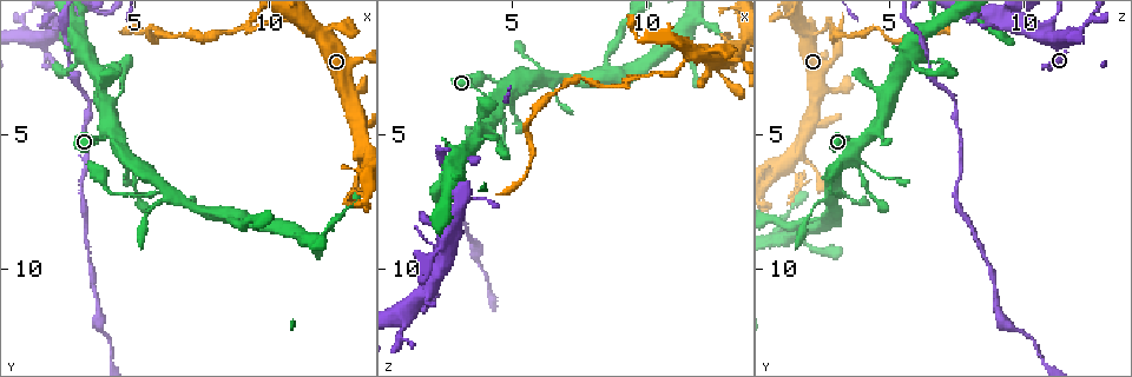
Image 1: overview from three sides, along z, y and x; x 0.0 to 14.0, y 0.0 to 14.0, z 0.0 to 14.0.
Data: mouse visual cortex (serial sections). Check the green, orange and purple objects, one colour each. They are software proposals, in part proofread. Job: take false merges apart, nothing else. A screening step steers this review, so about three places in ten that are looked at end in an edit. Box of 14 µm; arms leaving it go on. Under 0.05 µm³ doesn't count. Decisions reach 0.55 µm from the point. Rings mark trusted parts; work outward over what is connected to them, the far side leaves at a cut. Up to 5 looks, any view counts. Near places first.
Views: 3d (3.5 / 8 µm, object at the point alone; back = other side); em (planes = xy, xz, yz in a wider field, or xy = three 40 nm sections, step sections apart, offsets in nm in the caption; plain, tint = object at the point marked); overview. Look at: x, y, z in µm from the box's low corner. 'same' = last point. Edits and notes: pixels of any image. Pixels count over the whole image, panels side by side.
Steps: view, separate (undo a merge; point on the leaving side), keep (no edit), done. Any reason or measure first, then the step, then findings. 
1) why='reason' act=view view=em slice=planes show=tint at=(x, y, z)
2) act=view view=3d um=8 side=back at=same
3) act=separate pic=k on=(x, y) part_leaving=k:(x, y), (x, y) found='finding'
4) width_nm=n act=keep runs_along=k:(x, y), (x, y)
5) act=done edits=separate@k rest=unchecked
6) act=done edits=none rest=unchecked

why='thin arm on a thick one' act=view view=3d um=8 at=(4.2, 5.3, 3.7)

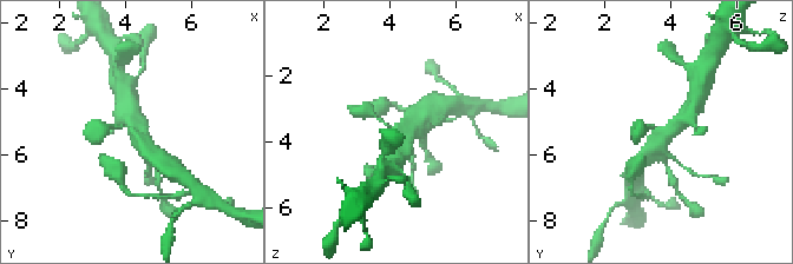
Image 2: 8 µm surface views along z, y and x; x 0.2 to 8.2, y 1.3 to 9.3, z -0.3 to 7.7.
arms=4 arm_widths_nm=150,200,500,500 why='now the EM' act=view view=em slice=xy step=1 show=tint at=(4.3, 5.4, 3.7)

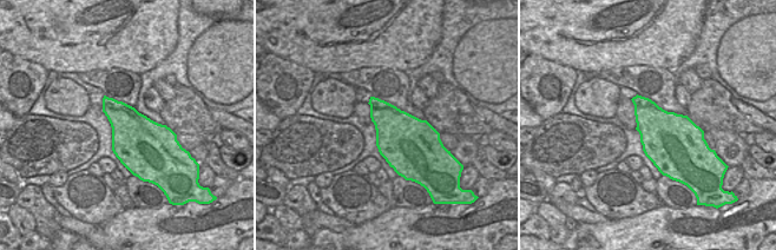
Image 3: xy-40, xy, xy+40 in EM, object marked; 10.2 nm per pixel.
act=keep runs_along=2:(106, 129), (130, 129), (156, 157) found='all the same cell'

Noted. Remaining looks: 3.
why='four arms meet' act=view view=3d um=3.5 at=(11.8, 1.3, 2.0)

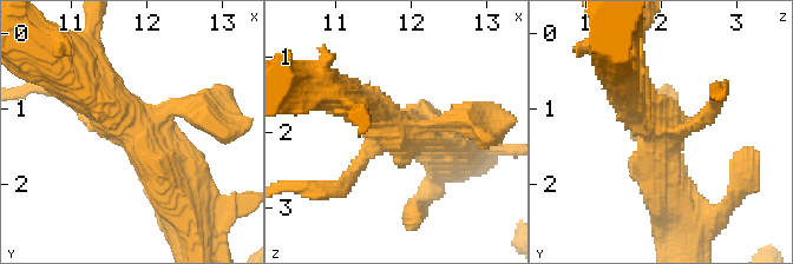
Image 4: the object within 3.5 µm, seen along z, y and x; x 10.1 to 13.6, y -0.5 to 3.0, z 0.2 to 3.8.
arms=4 arm_widths_nm=200,200,500,600 act=view view=em slice=planes show=tint at=(11.75, 1.25, 2.05)

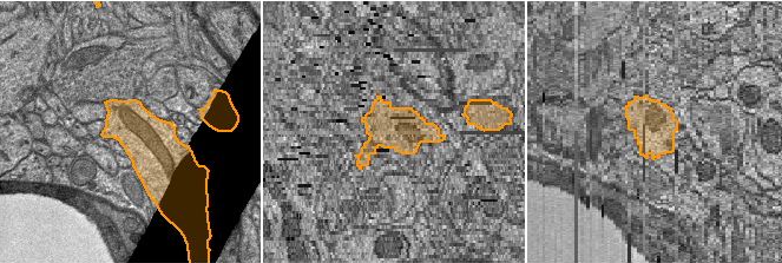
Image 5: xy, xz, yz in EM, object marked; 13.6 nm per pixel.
width_nm=650 act=separate pic=4 on=(342, 193) part_leaving=4:(359, 160), (336, 187), (297, 187) found='a second cell is stuck on'

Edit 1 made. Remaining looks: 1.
act=done edits=separate@4 rest=unchecked

